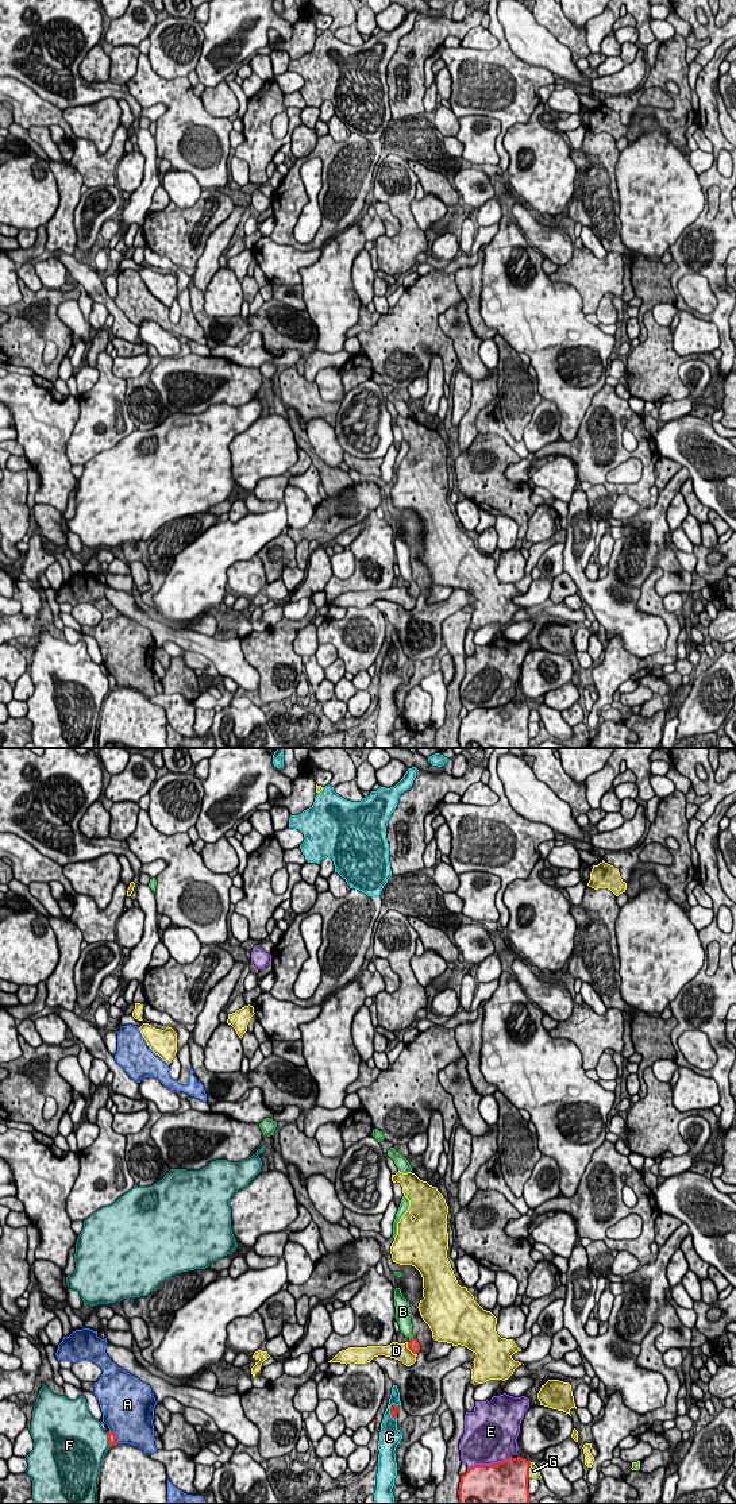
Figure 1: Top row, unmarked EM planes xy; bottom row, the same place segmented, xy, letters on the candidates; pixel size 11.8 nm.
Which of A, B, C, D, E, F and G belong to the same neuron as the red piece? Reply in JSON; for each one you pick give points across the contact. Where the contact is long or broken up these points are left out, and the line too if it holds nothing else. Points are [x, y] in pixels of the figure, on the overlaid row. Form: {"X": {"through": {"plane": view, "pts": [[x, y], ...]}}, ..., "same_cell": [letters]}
{"B": {"through": {"plane": "xy", "pts": [[413, 1345], [411, 1338], [404, 1319]]}}, "same_cell": ["B"]}

